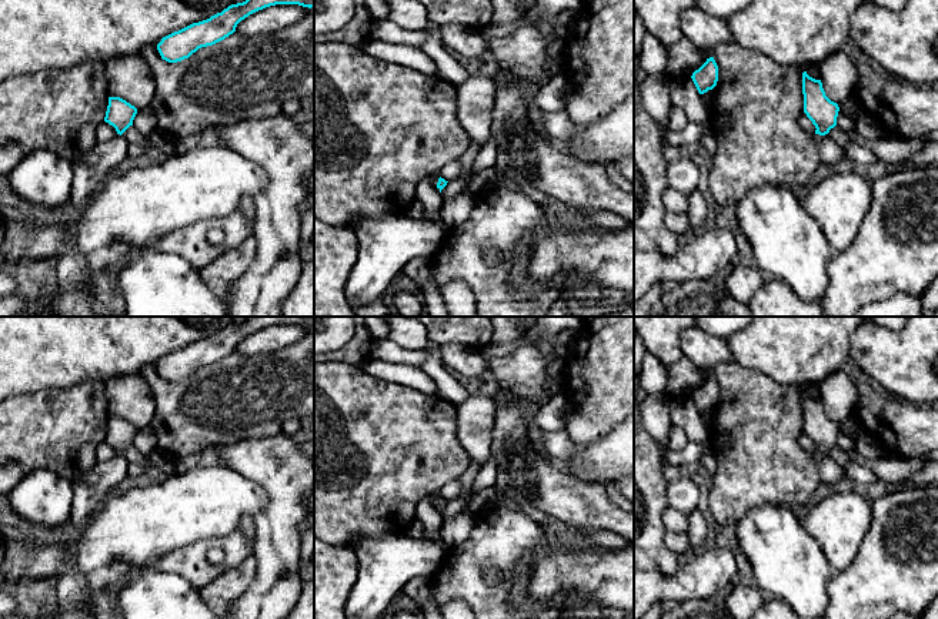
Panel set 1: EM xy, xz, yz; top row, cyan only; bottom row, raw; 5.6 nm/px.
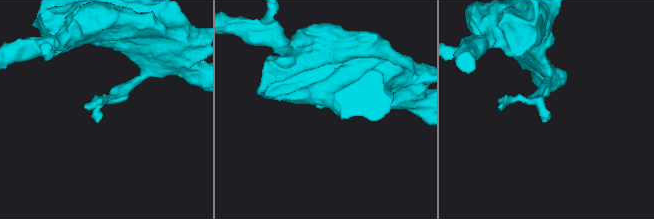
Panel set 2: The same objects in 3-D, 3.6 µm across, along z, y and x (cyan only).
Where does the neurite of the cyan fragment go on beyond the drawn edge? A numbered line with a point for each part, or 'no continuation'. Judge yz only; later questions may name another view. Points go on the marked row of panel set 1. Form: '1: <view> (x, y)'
1: yz (828, 150)

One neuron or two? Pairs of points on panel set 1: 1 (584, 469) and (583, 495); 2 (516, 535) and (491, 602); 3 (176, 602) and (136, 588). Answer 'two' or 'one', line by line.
1: two
2: one
3: one

